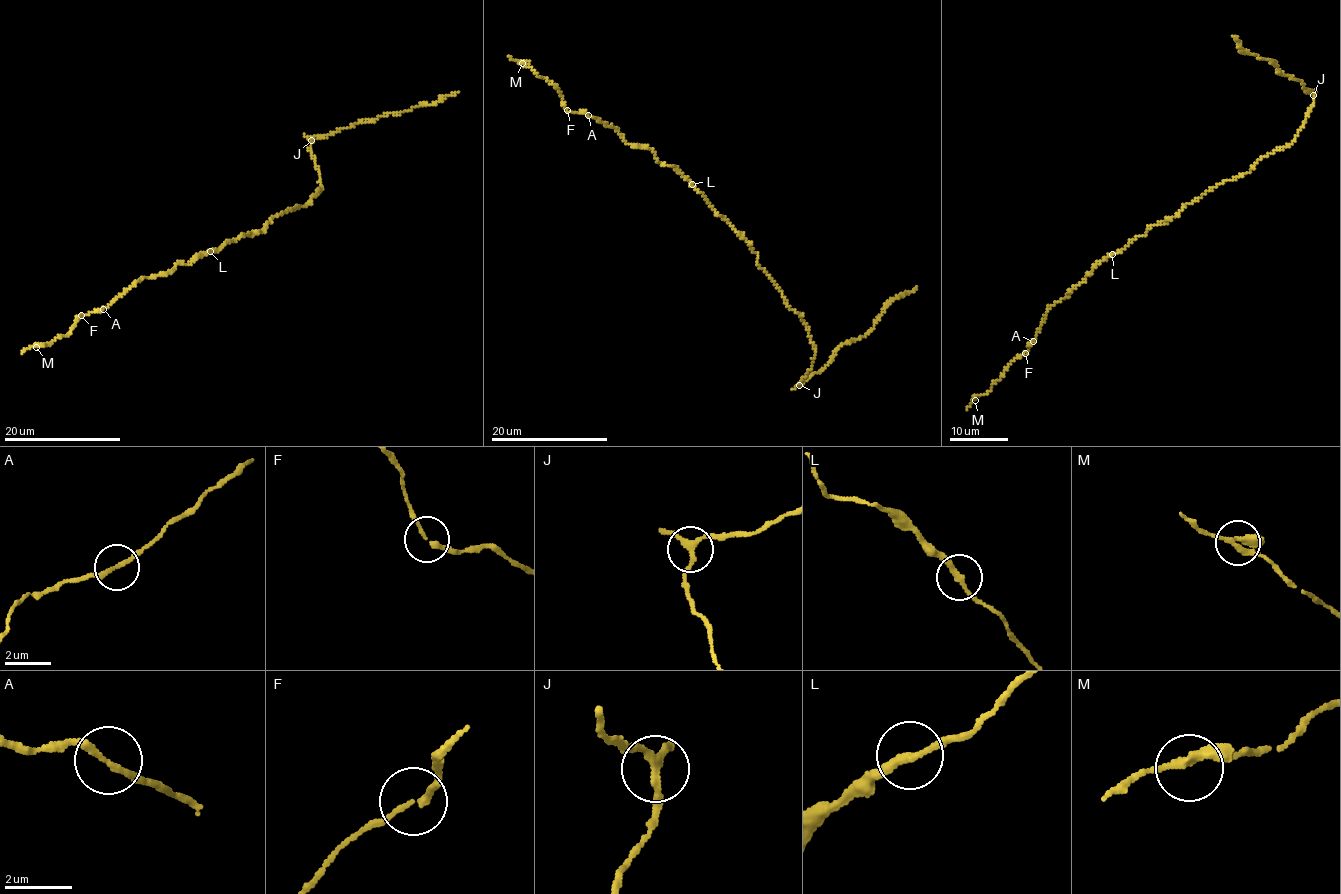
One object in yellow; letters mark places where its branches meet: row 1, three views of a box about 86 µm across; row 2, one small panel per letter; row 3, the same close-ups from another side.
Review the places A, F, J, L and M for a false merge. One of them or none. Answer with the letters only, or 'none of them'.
none of them

